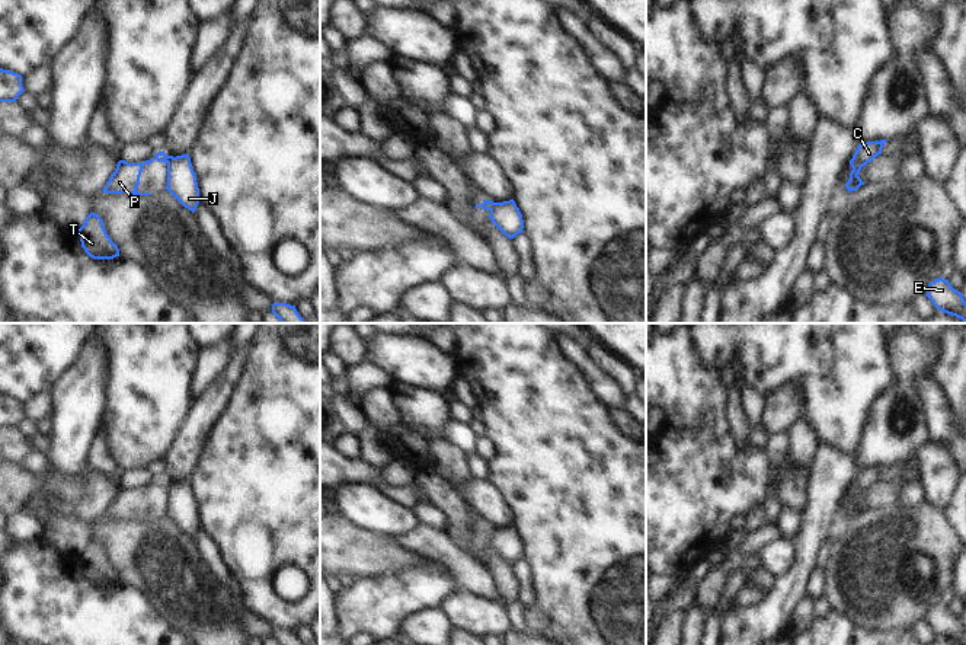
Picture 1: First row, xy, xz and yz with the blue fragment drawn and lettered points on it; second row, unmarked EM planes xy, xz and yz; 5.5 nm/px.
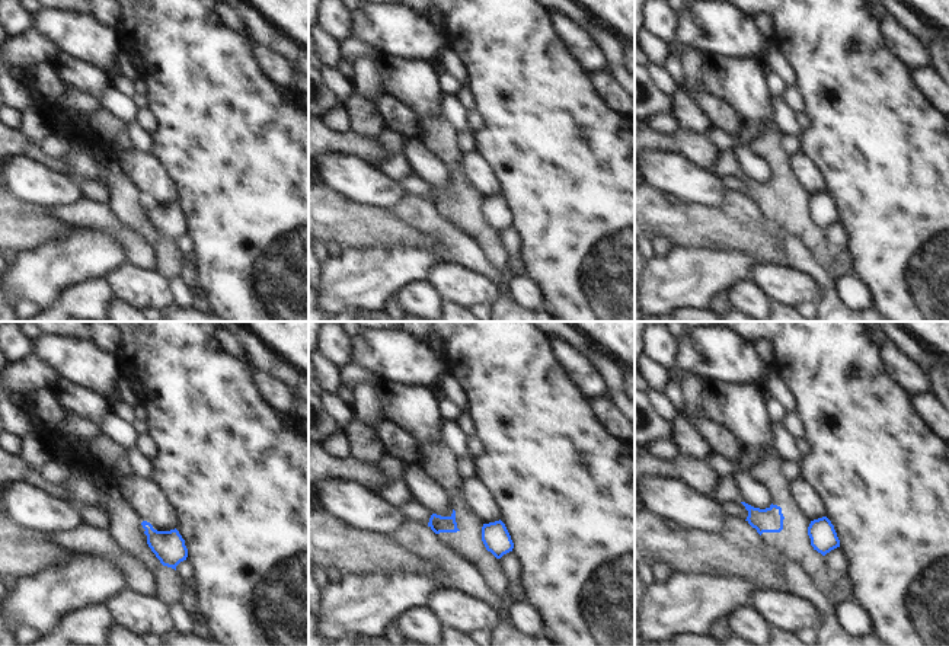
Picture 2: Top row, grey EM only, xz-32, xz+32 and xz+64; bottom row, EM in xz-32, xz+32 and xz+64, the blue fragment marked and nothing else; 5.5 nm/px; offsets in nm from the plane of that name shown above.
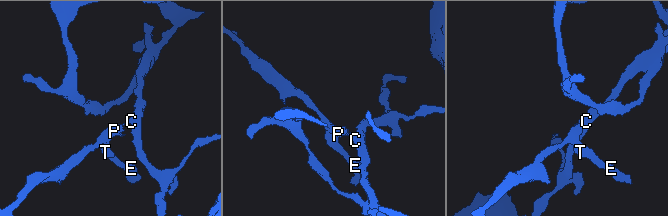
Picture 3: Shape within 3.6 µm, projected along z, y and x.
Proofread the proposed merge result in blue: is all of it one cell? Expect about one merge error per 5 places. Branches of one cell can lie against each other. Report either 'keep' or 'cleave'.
cleave

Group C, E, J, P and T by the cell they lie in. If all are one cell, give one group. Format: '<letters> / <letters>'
C J / E P T

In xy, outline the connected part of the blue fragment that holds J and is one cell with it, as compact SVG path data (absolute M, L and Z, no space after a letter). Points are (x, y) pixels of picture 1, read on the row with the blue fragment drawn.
M189 154L167 156L167 189L185 208L195 213L199 204L199 188Z

